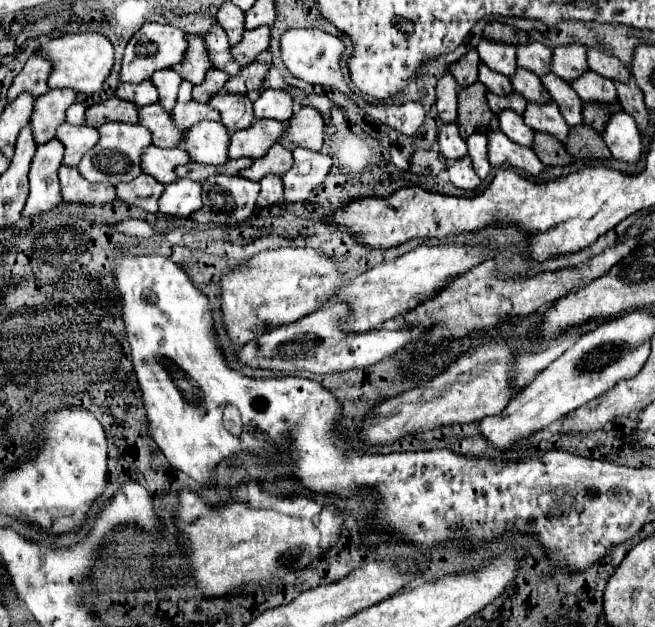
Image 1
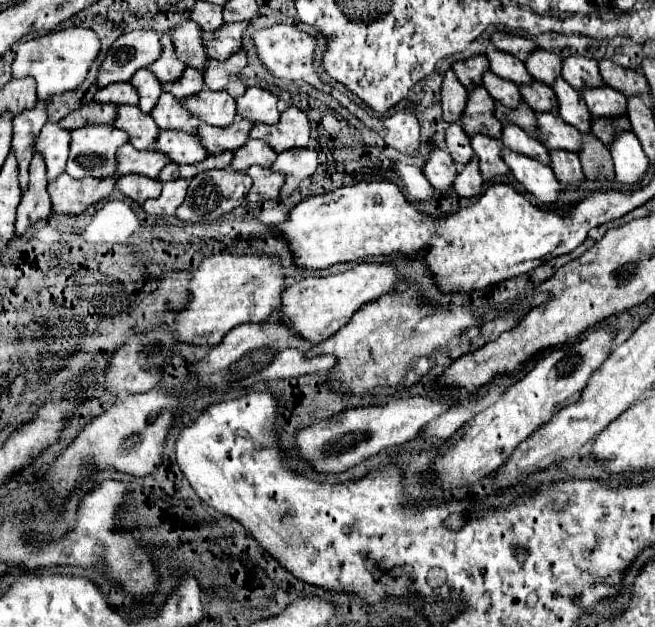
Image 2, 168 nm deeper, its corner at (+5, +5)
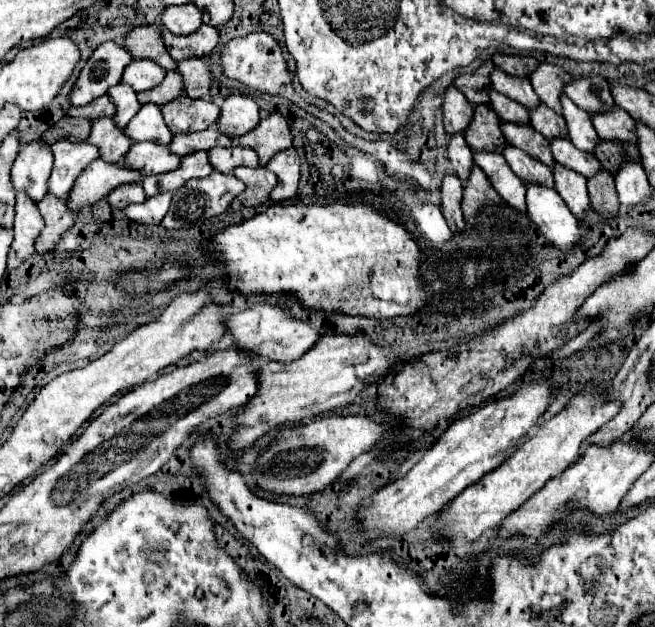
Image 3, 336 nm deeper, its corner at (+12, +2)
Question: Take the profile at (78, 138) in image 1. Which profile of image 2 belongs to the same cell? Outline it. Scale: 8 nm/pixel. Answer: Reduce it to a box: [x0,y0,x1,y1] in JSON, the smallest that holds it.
[35,123,71,179]

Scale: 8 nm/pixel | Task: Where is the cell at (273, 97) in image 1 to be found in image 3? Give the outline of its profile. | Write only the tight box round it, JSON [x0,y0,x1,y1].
[218,94,260,136]

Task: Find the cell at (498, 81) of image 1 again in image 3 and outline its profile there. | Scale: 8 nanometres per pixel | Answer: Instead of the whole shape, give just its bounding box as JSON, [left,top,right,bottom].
[490,88,528,122]

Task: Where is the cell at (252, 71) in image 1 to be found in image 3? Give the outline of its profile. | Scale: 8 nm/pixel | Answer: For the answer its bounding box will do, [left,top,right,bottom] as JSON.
[178,58,214,98]

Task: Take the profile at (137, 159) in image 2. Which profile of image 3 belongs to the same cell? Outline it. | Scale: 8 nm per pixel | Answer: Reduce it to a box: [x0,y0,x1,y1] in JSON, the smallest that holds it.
[70,158,142,210]

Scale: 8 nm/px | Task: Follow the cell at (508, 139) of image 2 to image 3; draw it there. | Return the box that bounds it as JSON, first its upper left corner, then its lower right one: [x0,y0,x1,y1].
[502,144,554,186]

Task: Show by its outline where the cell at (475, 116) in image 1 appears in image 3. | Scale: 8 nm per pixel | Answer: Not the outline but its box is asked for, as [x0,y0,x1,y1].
[464,104,506,152]

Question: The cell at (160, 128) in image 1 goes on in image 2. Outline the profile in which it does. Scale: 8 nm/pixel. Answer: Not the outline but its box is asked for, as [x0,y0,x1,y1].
[113,105,159,151]

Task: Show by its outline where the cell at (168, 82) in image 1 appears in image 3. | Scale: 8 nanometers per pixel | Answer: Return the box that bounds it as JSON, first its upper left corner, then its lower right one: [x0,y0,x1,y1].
[108,82,140,128]

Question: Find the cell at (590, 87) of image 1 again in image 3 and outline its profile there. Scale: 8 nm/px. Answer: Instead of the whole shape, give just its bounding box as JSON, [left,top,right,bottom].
[592,106,636,142]

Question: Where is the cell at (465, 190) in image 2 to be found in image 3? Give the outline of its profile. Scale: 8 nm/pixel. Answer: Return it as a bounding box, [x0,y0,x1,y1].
[462,166,500,218]

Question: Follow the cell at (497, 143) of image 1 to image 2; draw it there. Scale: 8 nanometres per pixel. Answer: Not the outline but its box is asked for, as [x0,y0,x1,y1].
[503,149,561,205]

